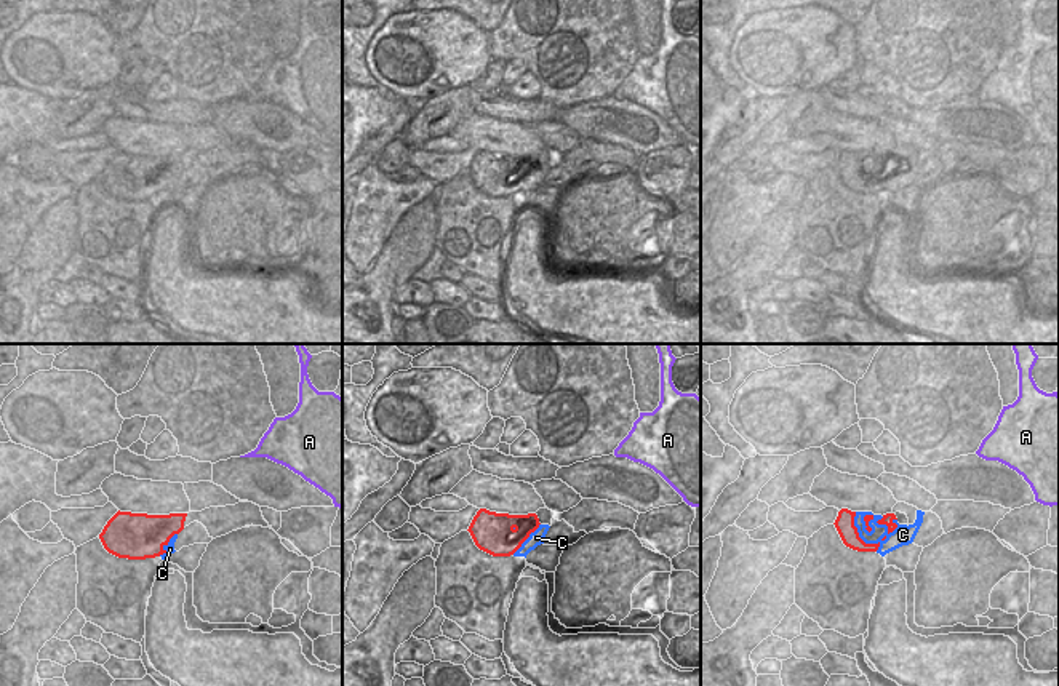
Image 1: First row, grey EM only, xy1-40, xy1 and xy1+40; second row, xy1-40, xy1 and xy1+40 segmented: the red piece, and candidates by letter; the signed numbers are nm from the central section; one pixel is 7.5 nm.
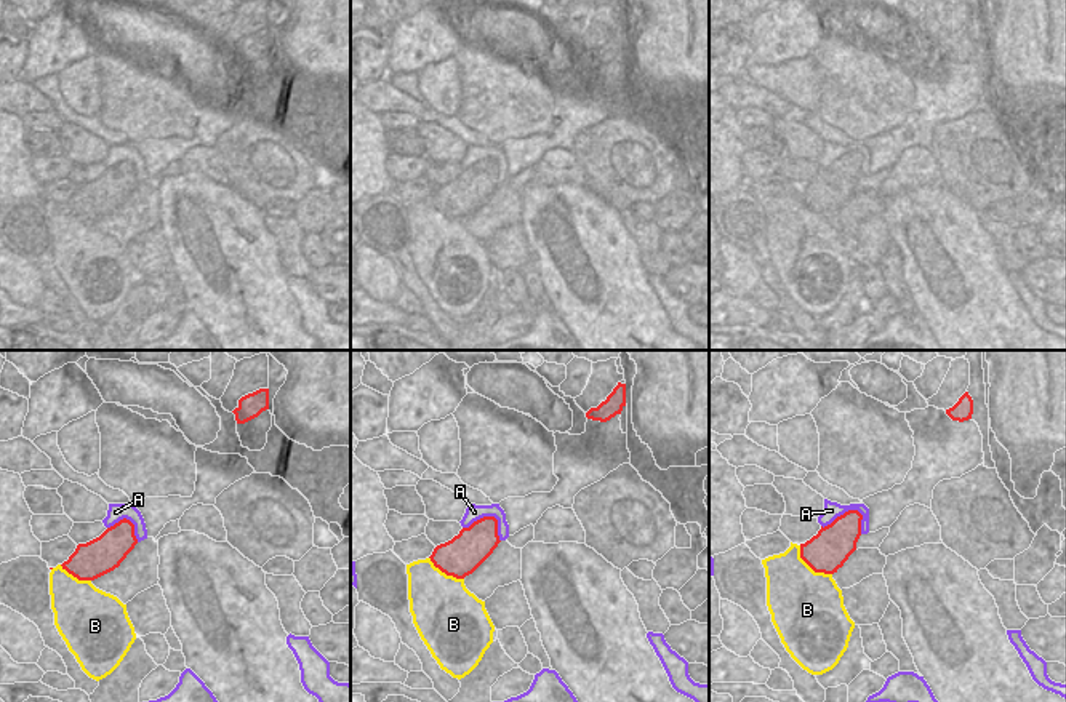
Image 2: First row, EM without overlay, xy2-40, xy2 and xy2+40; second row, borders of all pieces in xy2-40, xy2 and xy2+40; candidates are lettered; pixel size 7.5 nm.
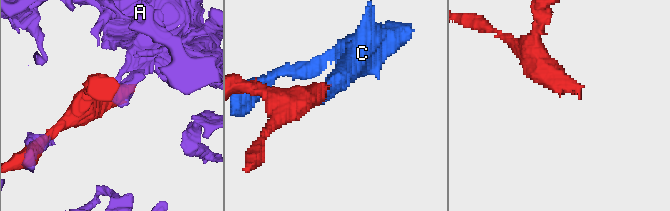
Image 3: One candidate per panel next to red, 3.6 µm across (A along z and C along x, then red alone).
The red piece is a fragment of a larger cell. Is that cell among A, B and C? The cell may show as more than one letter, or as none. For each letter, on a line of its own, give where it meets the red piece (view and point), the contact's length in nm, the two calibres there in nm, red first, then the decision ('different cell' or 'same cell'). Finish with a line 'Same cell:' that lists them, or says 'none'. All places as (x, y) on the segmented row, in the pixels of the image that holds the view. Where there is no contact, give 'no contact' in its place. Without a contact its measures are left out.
A: meets red in xy2+40 at (844, 514); contact 340 nm long; 300 nm thick on the red side, 120 nm on the other; different cell
B: meets red in xy2+40 at (810, 566); contact 340 nm long; 300 nm thick on the red side, 460 nm on the other; different cell
C: meets red in xy1+40 at (867, 544); contact 360 nm long; 140 nm thick on the red side, 140 nm on the other; same cell
Same cell: C

